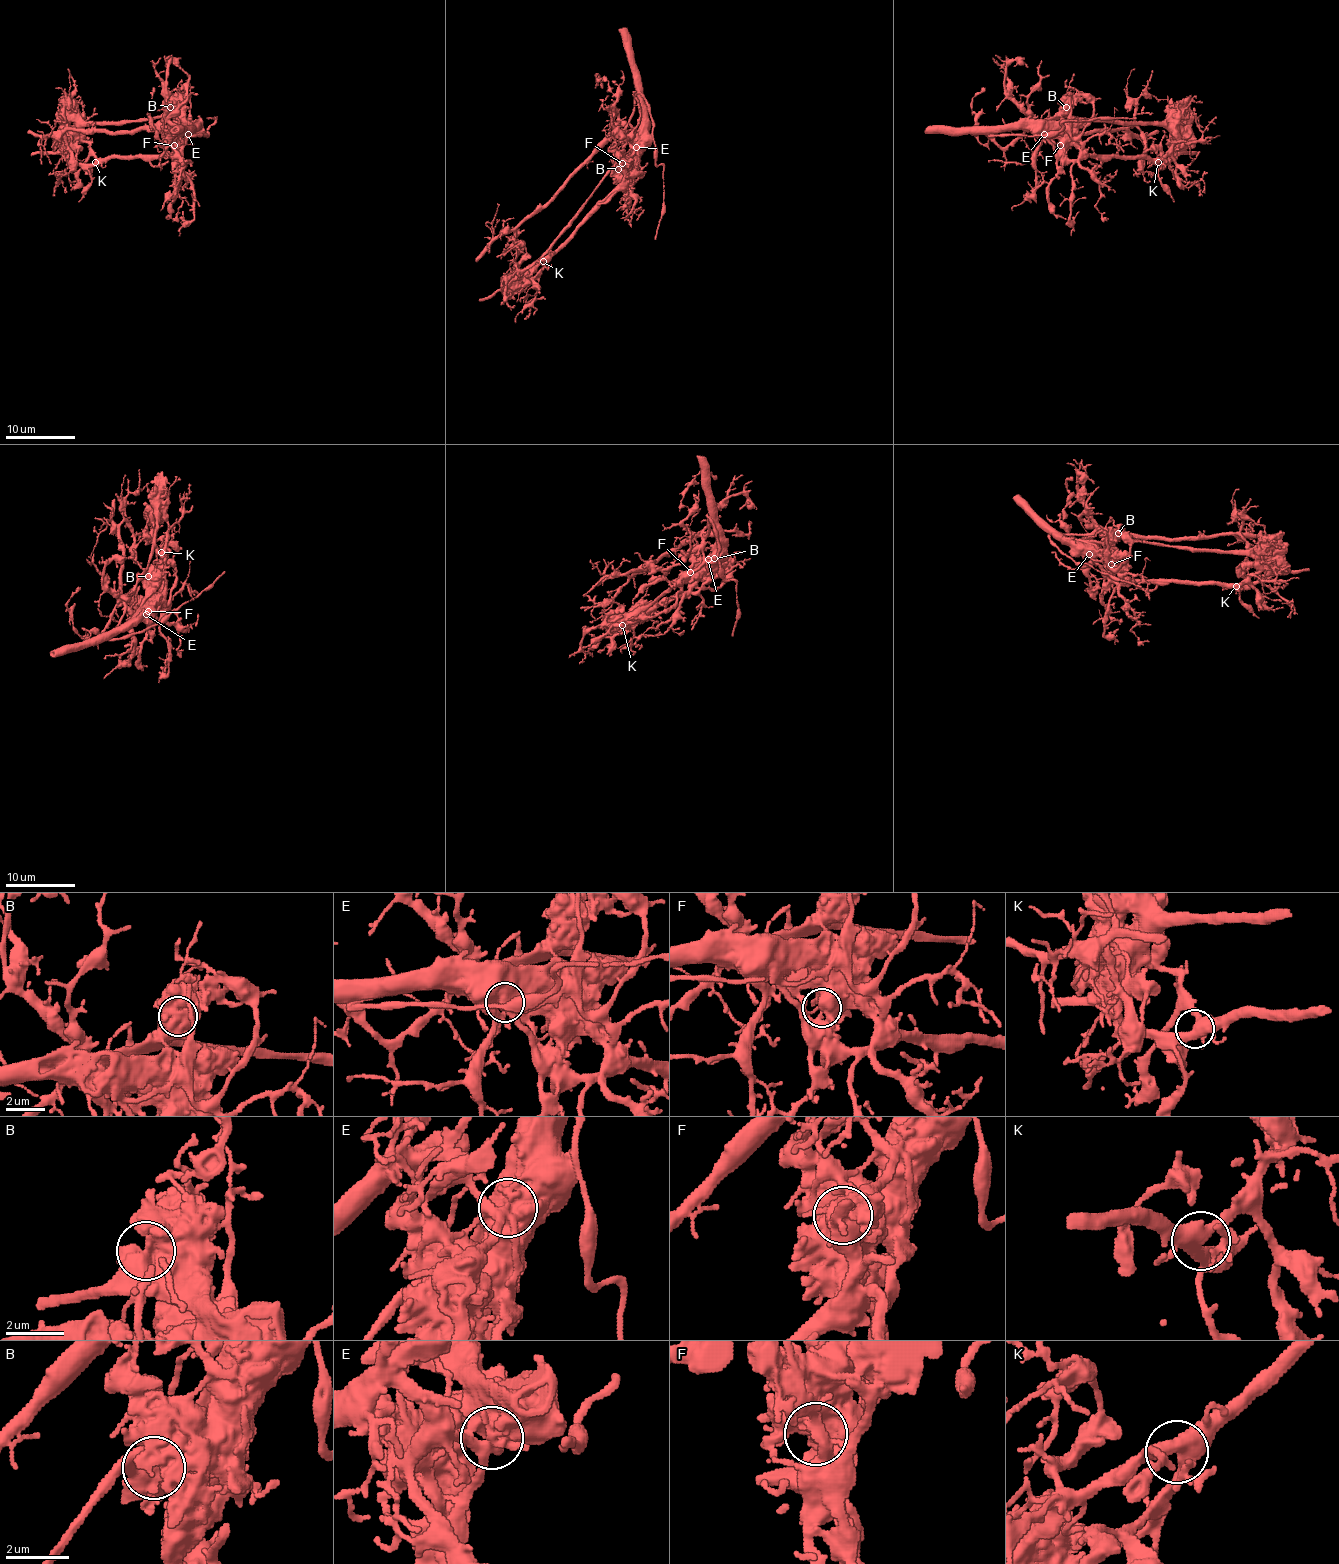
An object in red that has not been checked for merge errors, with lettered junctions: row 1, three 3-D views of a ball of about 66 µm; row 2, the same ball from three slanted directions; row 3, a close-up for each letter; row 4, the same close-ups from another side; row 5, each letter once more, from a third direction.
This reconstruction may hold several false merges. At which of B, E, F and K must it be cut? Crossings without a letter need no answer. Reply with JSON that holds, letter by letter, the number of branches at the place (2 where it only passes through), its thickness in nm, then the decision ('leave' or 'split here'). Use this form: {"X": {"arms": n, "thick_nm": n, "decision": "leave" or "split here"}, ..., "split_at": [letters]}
{"B": {"arms": 2, "thick_nm": 800, "decision": "leave"}, "E": {"arms": 5, "thick_nm": 650, "decision": "split here"}, "F": {"arms": 2, "thick_nm": 480, "decision": "split here"}, "K": {"arms": 4, "thick_nm": 440, "decision": "leave"}, "split_at": ["E", "F"]}

